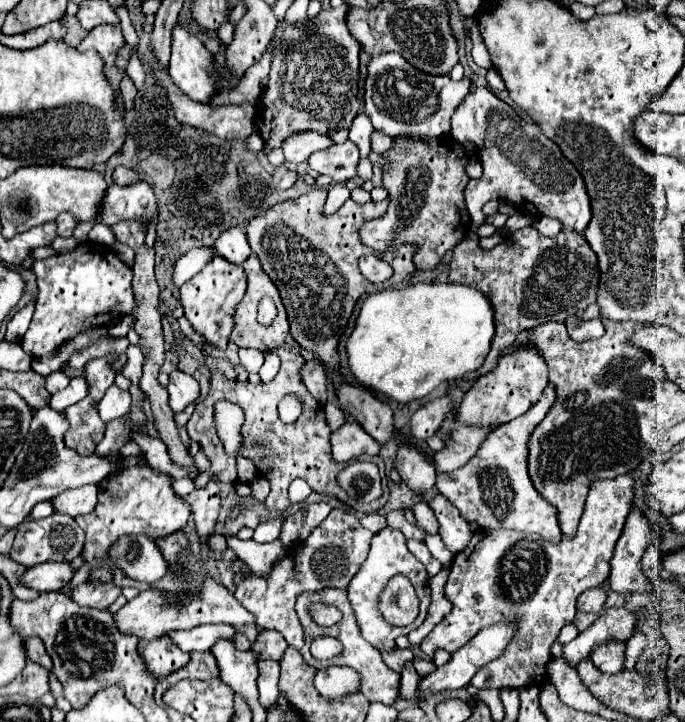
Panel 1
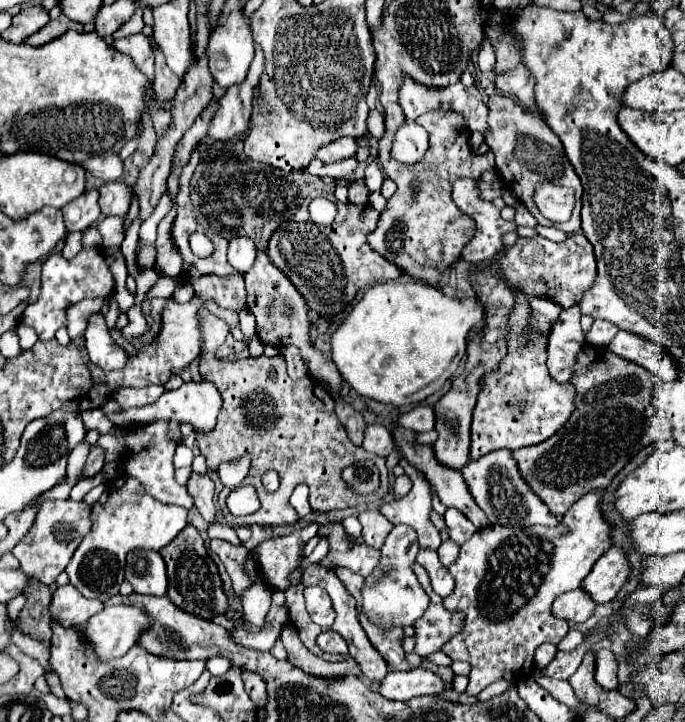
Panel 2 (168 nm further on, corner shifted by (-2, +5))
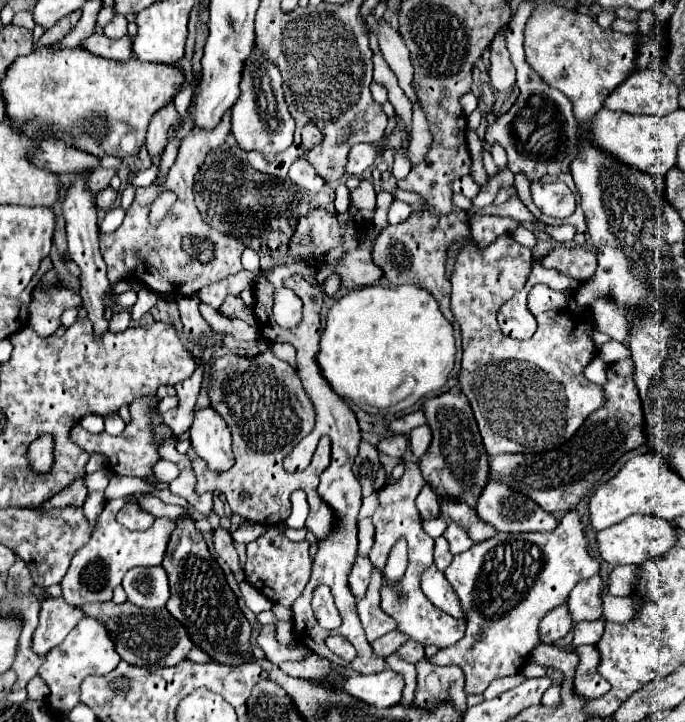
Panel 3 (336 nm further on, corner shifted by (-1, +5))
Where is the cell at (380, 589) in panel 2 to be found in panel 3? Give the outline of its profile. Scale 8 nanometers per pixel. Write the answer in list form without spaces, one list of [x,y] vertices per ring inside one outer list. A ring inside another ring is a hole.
[[[400,537],[388,555],[388,563],[382,569],[382,579],[388,583],[398,583],[404,577],[406,567],[408,567],[408,543],[404,537]]]

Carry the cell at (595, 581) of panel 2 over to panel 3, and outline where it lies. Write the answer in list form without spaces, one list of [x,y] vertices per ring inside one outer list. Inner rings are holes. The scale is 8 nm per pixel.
[[[598,573],[590,579],[580,581],[572,589],[572,593],[568,597],[568,607],[572,611],[574,621],[594,621],[594,619],[602,617],[602,613],[600,613],[602,589],[604,589],[604,581]]]

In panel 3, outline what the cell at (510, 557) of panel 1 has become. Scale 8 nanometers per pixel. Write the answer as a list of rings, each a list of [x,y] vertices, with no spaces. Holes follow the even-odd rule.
[[[576,509],[568,511],[558,527],[550,533],[496,533],[494,537],[474,543],[468,551],[454,557],[444,571],[450,585],[460,597],[460,607],[466,615],[466,635],[452,647],[440,649],[430,661],[436,665],[458,665],[466,675],[466,693],[482,693],[494,679],[520,673],[530,651],[540,645],[538,625],[542,617],[556,605],[564,603],[580,579],[598,573],[600,563],[588,553],[588,539]]]

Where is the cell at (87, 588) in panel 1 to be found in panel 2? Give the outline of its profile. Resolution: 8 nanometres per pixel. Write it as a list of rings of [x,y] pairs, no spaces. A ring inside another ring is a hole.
[[[73,585],[59,587],[51,597],[51,617],[61,623],[61,627],[81,627],[89,621],[91,615],[103,609],[101,601],[87,599]]]

